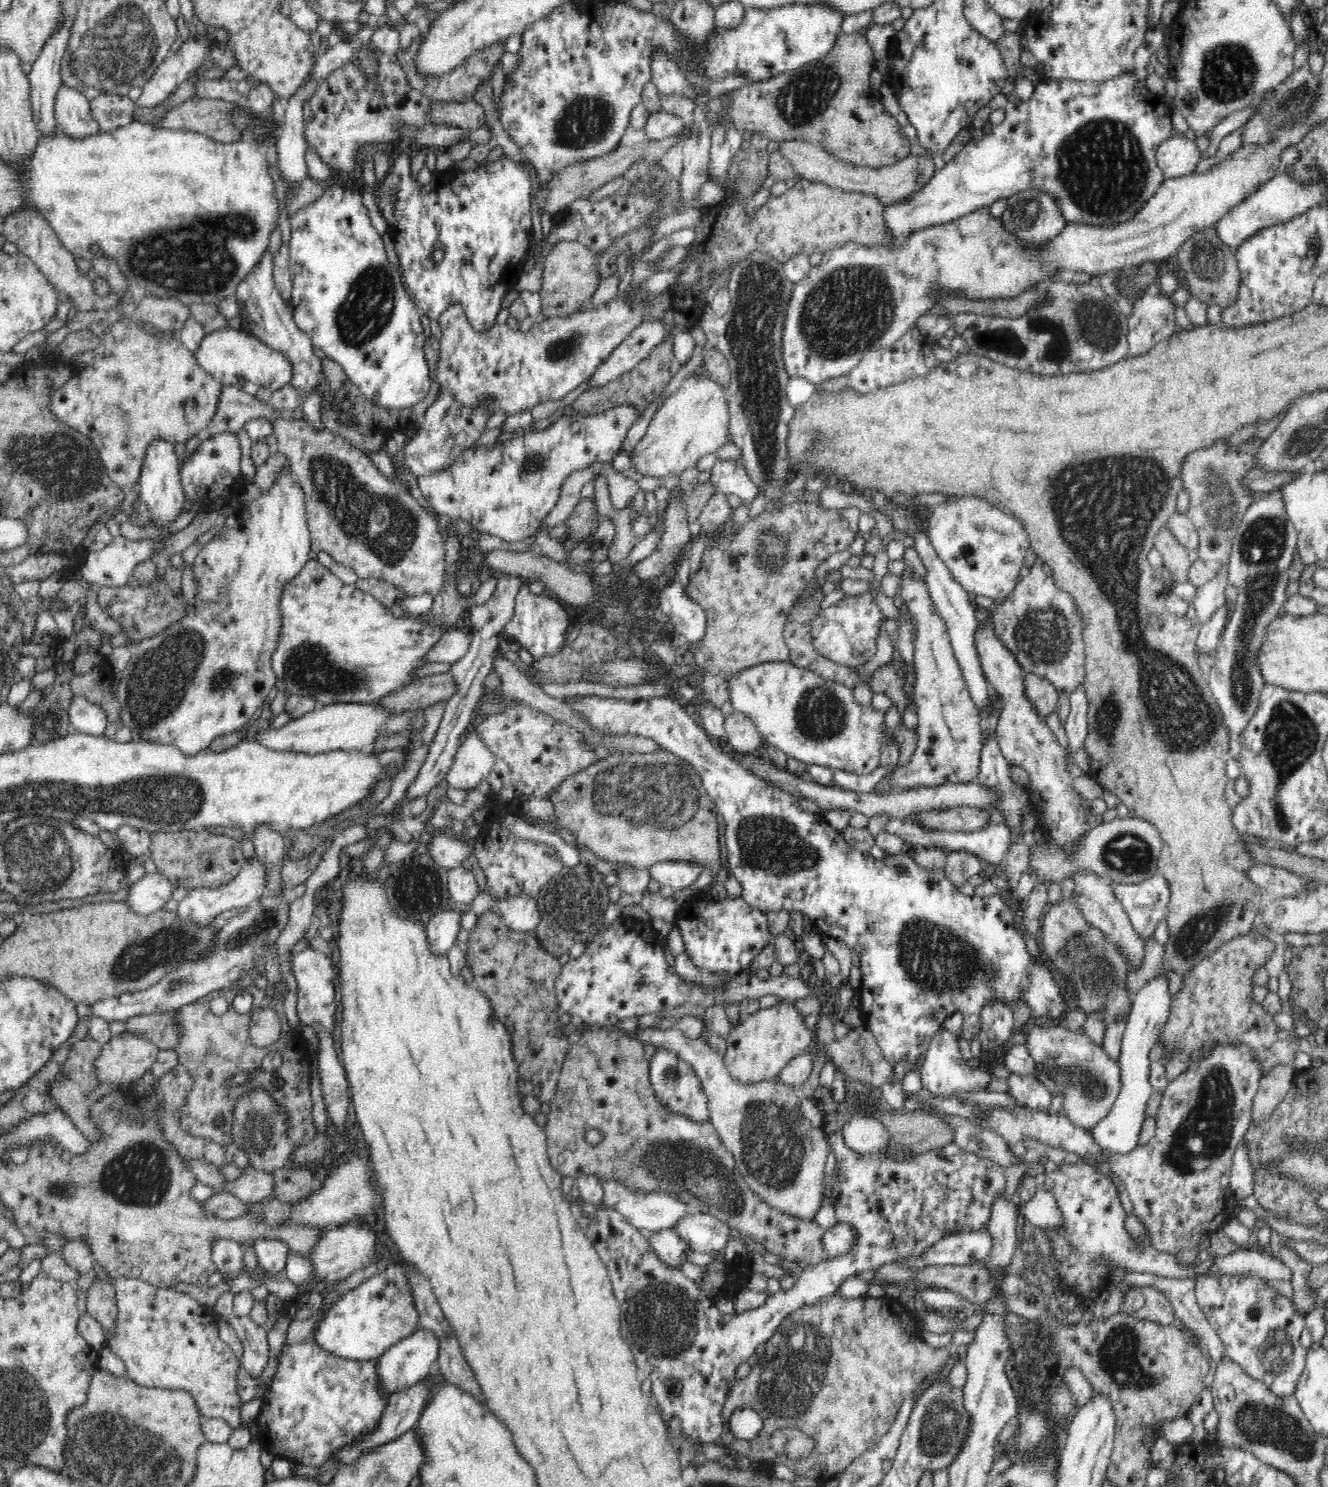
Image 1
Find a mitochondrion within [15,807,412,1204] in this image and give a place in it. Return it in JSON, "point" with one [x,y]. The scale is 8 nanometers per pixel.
{"point":[135,959]}

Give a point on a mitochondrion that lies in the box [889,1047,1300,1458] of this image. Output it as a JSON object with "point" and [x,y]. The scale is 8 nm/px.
{"point":[1211,1118]}

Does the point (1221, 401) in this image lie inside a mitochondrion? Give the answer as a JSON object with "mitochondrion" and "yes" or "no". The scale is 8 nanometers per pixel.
{"mitochondrion":"no"}

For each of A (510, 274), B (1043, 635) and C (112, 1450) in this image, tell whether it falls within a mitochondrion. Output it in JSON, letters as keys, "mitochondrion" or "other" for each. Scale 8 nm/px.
{"A":"other","B":"mitochondrion","C":"mitochondrion"}

